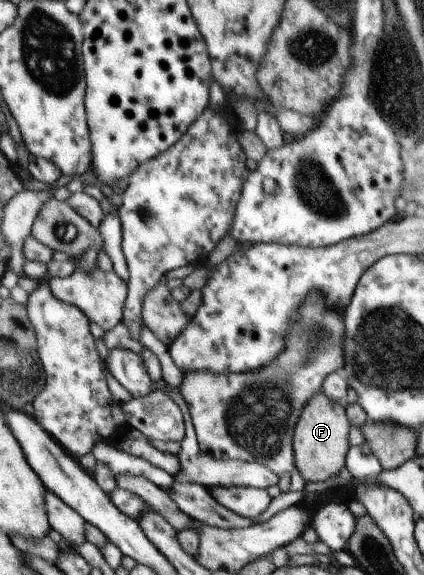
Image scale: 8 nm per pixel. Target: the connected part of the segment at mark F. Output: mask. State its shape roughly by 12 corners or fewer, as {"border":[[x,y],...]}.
{"border":[[322,391],[303,405],[294,469],[323,483],[344,469],[344,407]]}

